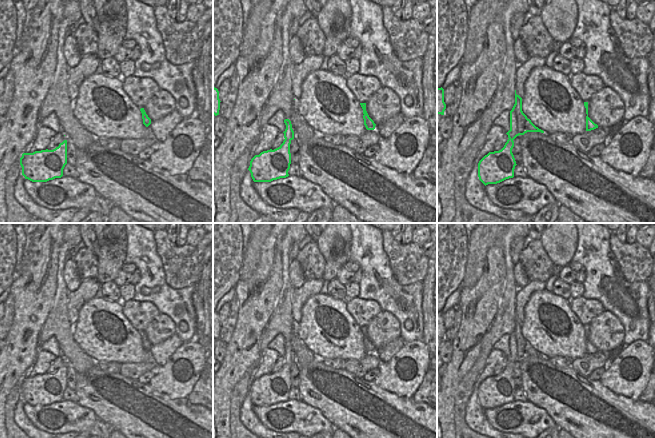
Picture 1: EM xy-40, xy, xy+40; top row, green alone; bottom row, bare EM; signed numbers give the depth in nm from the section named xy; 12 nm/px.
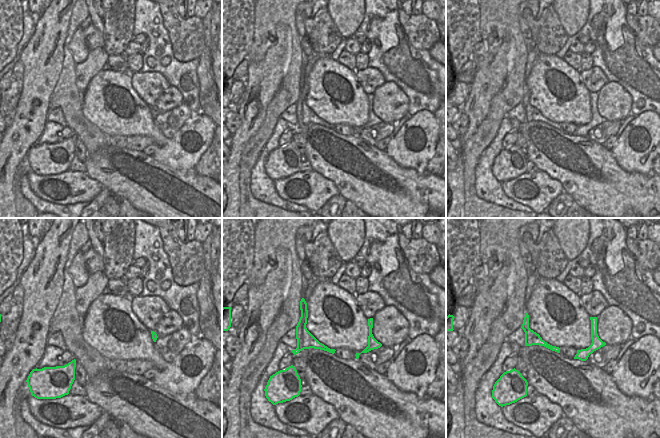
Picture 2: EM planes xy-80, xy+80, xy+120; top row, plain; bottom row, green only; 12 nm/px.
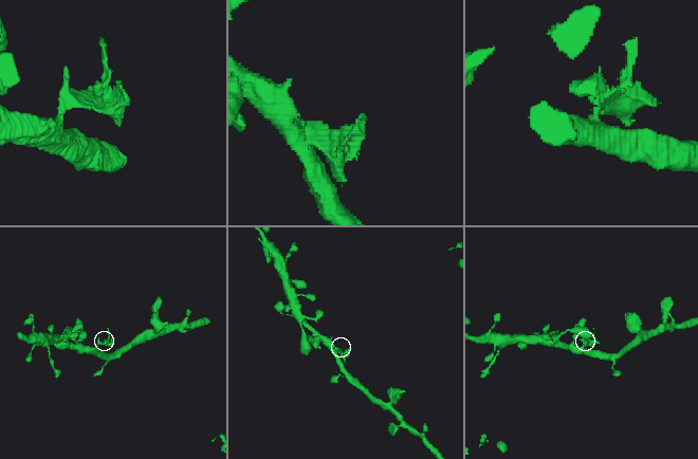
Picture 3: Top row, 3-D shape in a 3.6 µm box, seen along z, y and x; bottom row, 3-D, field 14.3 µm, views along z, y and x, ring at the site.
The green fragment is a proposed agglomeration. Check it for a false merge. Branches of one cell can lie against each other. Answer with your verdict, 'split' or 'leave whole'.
split

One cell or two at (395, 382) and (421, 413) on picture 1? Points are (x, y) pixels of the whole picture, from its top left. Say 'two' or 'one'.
two

